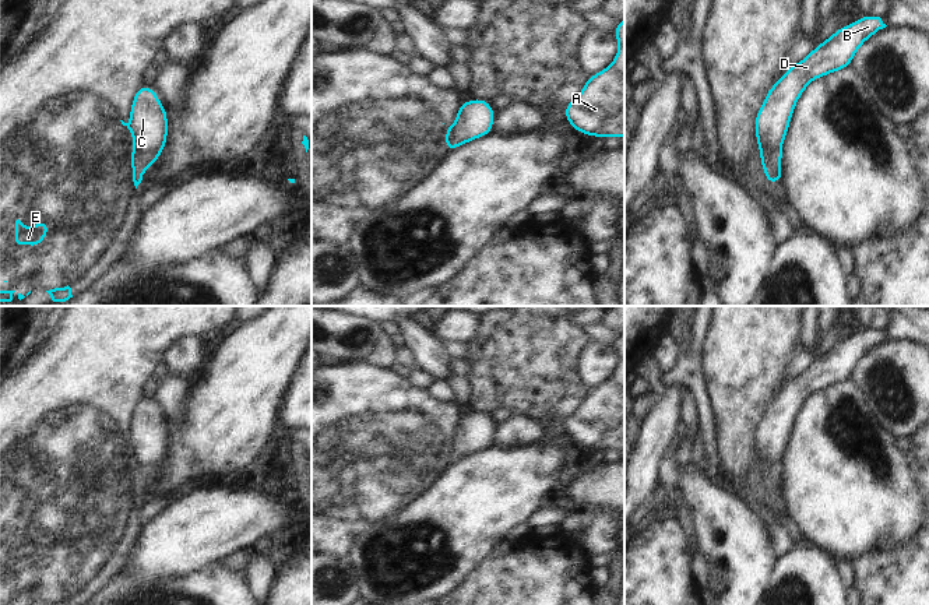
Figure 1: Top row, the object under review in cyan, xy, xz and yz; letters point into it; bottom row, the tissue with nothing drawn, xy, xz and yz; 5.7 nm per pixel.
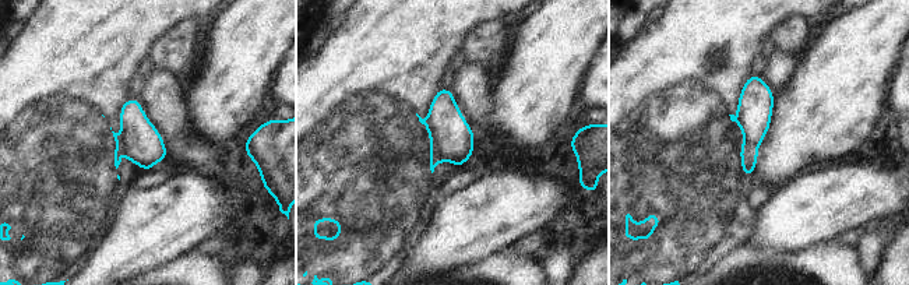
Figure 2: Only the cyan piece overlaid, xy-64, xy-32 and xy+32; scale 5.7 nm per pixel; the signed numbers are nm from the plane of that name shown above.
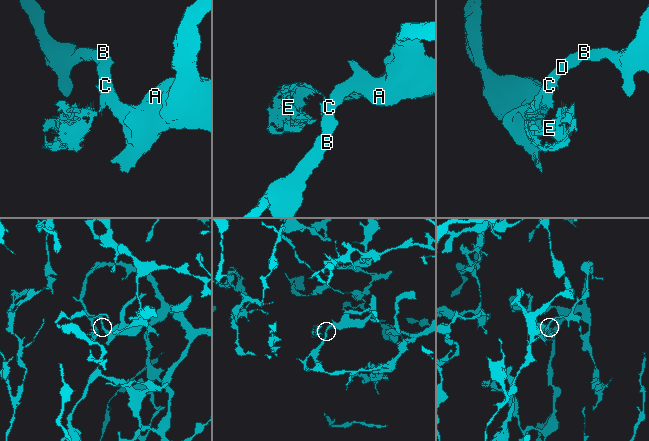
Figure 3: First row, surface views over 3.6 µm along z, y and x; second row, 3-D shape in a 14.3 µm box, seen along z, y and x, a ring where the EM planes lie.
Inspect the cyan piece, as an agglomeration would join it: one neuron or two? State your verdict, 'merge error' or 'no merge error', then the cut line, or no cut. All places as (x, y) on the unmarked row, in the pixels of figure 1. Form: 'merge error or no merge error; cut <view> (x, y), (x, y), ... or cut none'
merge error; cut yz (780, 460), (766, 464), (760, 472)

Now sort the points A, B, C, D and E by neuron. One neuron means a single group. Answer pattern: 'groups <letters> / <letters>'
groups A B C D / E

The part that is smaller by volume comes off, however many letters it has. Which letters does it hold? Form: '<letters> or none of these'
E

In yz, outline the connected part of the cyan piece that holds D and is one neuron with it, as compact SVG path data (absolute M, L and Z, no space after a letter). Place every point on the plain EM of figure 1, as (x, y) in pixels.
M863 328L837 342L805 372L787 381L771 398L756 428L754 444L760 474L764 465L782 460L796 415L806 400L816 391L849 380L862 356L886 340L880 330Z

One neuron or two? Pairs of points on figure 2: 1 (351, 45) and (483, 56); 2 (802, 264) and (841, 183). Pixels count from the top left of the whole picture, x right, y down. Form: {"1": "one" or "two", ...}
{"1": "two", "2": "two"}

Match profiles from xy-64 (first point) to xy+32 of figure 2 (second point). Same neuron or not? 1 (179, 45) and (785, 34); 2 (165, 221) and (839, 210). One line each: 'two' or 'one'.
1: one
2: one

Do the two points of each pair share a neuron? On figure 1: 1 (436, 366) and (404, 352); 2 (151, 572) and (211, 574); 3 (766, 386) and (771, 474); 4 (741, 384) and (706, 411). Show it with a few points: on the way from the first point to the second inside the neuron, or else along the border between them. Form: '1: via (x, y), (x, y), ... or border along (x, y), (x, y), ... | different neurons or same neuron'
1: border along (404, 345), (411, 352), (415, 366) | different neurons
2: border along (217, 562), (157, 581) | different neurons
3: via (743, 411), (743, 458), (746, 461) | same neuron
4: border along (704, 373), (711, 411), (715, 417) | different neurons

